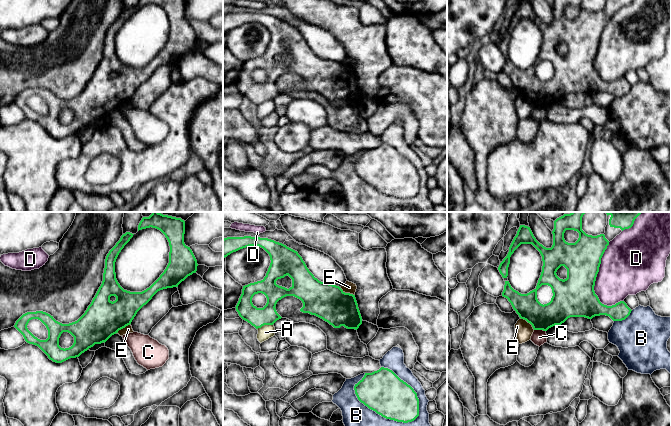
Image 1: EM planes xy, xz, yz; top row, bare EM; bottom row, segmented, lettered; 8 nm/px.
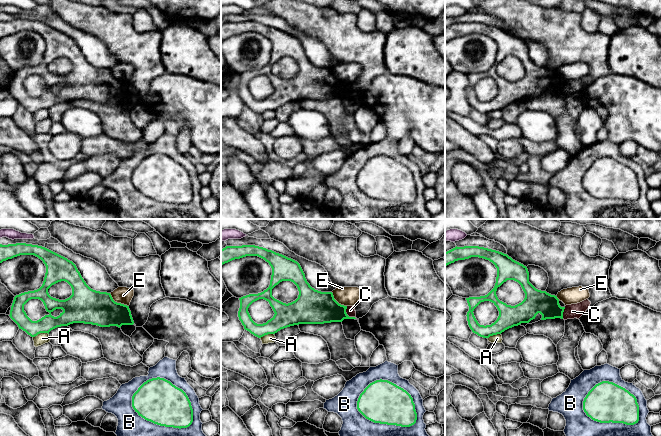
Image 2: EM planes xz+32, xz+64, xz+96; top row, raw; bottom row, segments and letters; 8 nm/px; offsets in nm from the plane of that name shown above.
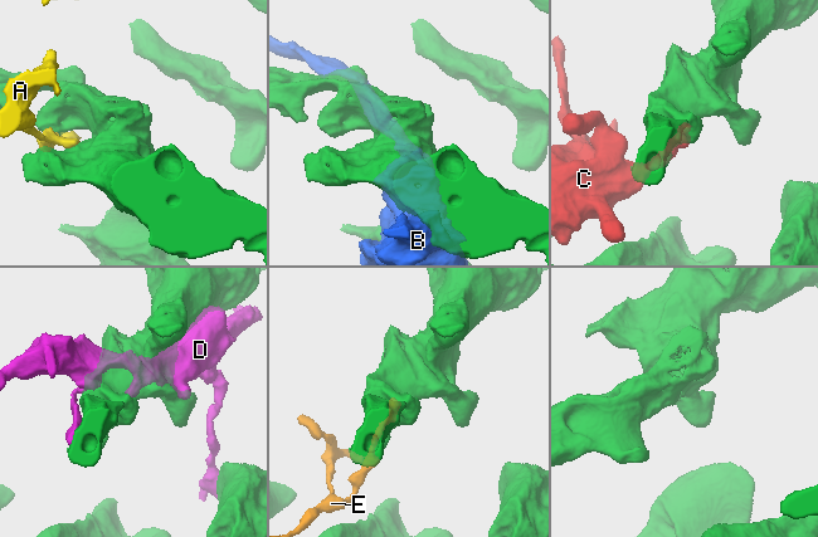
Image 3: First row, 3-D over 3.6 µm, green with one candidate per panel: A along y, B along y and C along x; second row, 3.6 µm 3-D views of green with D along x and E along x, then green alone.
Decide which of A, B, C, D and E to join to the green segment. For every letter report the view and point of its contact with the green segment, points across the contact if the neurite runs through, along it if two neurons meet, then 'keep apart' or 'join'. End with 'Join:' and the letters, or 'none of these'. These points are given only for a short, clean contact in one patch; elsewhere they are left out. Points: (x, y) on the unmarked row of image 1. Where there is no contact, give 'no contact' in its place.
A: meets green in xz at (264, 100); keep apart
B: meets green in xz at (382, 192); keep apart
C: meets green in yz at (540, 105); border along yz (534, 105), (545, 107); keep apart
D: meets green in yz at (596, 51); keep apart
E: meets green in xz at (347, 69); keep apart
Join: none of these

